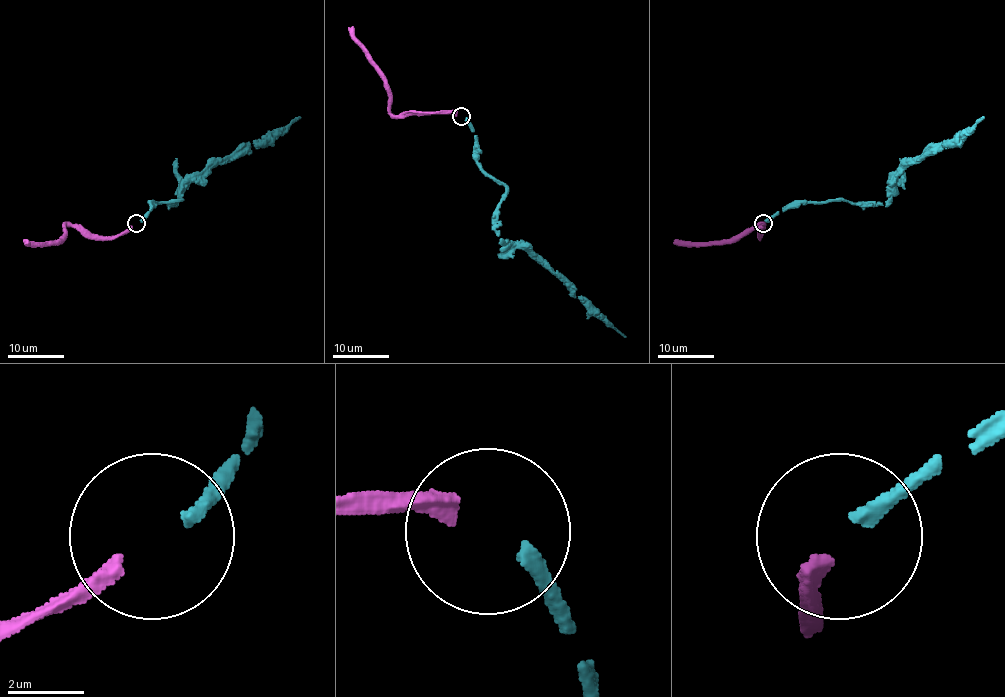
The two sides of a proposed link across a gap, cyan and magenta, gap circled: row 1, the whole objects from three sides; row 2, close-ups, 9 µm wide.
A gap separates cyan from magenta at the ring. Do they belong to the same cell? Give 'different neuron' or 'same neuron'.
same neuron

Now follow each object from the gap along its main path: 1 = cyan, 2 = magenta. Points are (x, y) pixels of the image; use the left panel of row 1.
1: (141, 221), (151, 202), (181, 200), (169, 204), (175, 205), (186, 185), (239, 147), (264, 143), (301, 118)
2: (131, 226), (114, 236), (89, 236), (68, 225), (56, 242), (24, 240)

